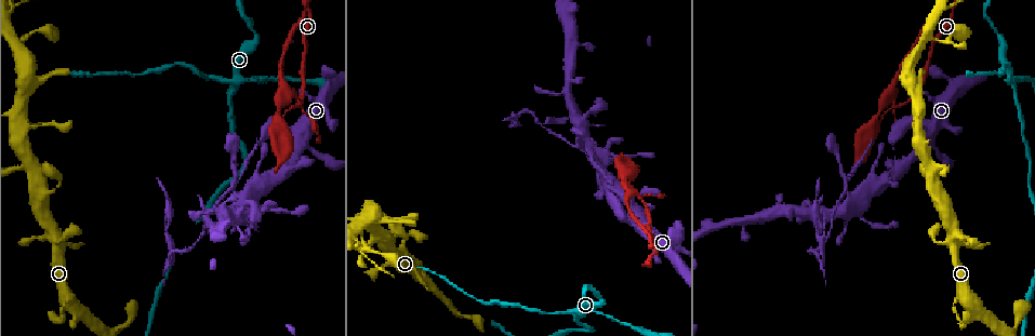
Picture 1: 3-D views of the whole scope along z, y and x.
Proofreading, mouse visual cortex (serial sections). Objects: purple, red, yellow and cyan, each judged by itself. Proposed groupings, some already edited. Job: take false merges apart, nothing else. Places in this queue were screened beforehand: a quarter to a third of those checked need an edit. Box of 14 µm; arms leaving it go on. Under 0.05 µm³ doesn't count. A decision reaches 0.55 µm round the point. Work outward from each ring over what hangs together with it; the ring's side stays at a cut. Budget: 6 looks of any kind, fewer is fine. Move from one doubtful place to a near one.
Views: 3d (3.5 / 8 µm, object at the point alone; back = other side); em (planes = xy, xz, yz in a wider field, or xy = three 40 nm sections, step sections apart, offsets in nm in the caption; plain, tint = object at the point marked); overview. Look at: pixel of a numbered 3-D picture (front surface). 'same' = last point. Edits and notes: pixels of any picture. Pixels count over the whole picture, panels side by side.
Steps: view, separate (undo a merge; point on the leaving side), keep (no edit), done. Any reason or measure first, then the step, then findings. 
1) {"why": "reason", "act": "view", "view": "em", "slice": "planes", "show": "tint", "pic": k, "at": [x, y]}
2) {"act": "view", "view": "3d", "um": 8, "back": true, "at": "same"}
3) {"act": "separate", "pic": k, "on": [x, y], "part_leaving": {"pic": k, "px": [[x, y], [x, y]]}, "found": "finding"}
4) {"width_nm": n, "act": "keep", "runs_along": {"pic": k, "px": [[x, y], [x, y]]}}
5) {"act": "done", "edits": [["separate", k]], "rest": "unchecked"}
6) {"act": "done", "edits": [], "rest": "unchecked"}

{"why": "a narrow waist", "act": "view", "view": "3d", "um": 8, "back": true, "pic": 1, "at": [301, 135]}

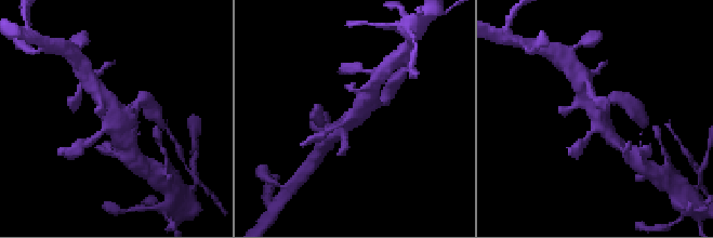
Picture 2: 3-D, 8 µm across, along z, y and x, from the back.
{"act": "view", "view": "em", "slice": "planes", "show": "tint", "pic": 2, "at": [356, 116]}

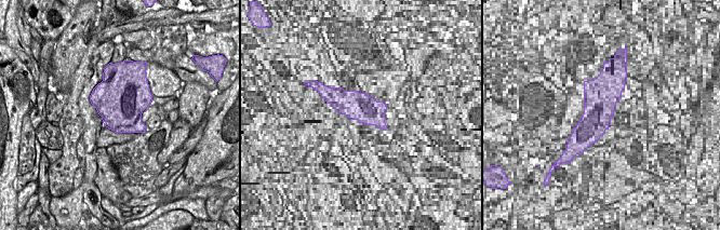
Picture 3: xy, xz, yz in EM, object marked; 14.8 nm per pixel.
{"act": "keep", "runs_along": {"pic": 2, "px": [[585, 93], [601, 124], [614, 141]]}, "found": "all the same cell"}

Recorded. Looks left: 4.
{"why": "branch point", "act": "view", "view": "3d", "um": 3.5, "pic": 1, "at": [232, 189]}

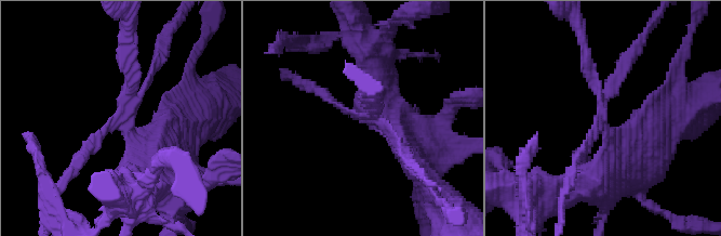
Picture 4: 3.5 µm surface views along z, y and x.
{"act": "view", "view": "em", "slice": "planes", "show": "tint", "pic": 4, "at": [605, 123]}

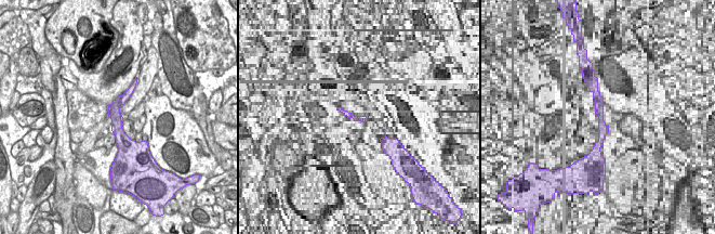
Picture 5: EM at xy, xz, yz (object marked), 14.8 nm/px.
{"width_nm": 190, "act": "separate", "pic": 4, "on": [626, 63], "part_leaving": {"pic": 4, "px": [[356, 117], [296, 78]]}, "found": "two cells meet here"}

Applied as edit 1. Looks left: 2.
{"act": "done", "edits": [["separate", 4]], "rest": "unchecked"}

